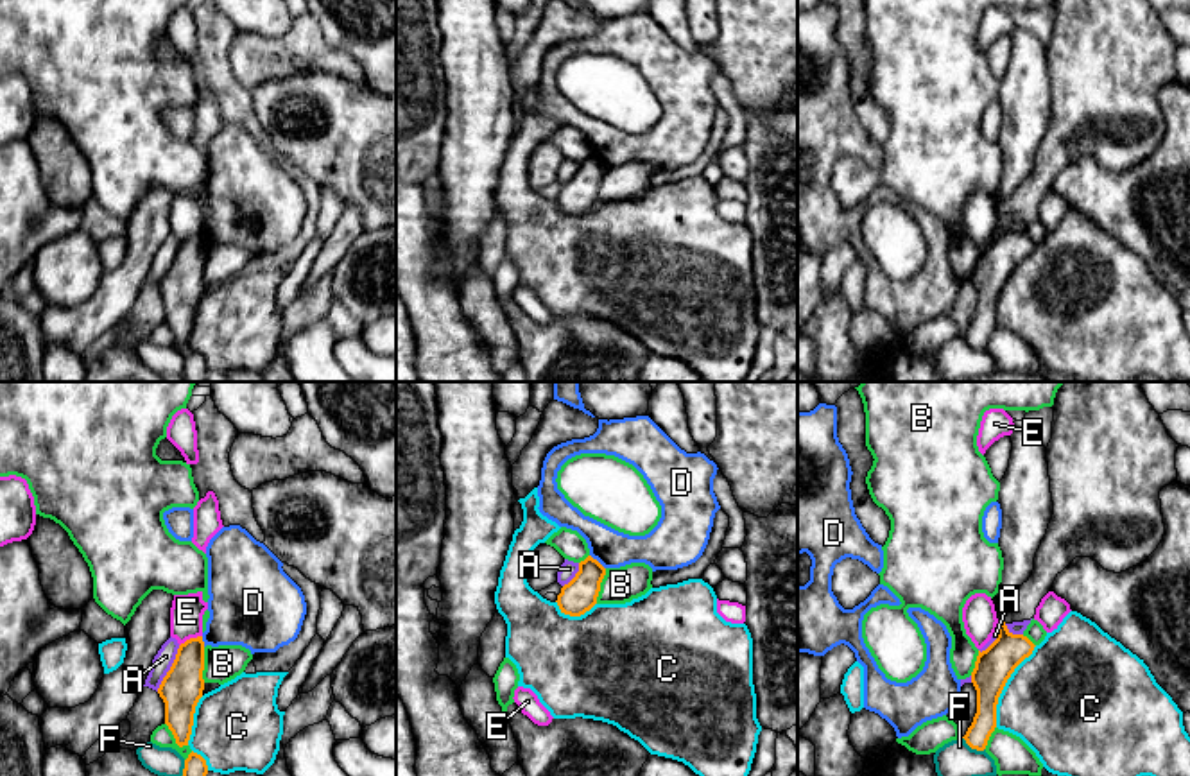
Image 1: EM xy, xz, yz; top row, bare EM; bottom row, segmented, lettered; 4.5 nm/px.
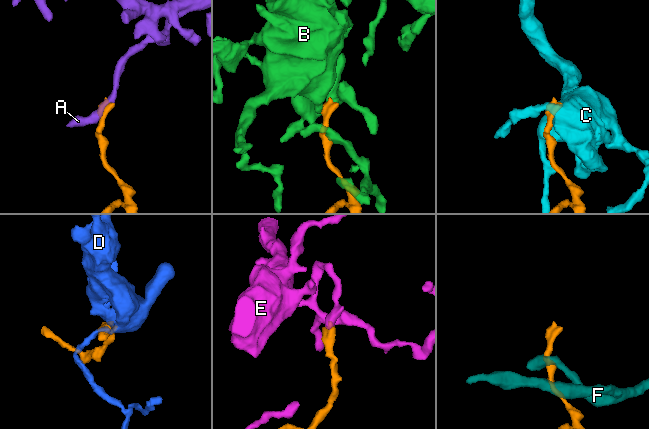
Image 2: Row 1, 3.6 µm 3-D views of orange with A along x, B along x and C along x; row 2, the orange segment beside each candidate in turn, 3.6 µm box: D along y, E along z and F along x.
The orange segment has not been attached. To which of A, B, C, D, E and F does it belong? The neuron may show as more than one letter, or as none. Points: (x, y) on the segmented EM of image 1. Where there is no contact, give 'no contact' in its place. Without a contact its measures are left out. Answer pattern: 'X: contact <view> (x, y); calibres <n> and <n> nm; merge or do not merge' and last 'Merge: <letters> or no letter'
A: contact xy (171, 669); calibres 190 and 90 nm; do not merge
B: contact xy (203, 665); calibres 190 and 160 nm; do not merge
C: contact yz (1004, 685); calibres 170 and 480 nm; do not merge
D: contact xz (597, 561); calibres 160 and 170 nm; do not merge
E: contact xy (190, 638); calibres 190 and 150 nm; do not merge
F: contact yz (974, 748); calibres 110 and 160 nm; do not merge
Merge: no letter

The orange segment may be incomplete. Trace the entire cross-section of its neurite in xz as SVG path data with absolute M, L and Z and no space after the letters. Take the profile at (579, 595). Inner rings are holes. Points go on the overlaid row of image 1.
M591 556L581 561L575 577L557 595L561 613L581 616L590 611L597 604L604 575L606 568Z

